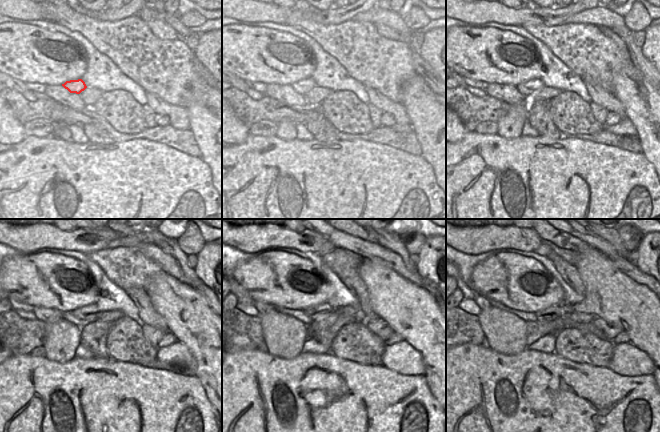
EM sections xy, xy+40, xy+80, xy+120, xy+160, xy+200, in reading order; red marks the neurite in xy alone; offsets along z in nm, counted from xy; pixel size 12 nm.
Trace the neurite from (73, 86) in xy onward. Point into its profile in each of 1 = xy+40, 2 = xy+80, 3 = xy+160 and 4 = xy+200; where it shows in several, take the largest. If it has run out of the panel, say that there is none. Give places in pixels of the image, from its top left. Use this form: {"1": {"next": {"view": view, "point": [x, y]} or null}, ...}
{"1": {"next": {"view": "xy+40", "point": [301, 87]}}, "2": {"next": {"view": "xy+80", "point": [526, 88]}}, "3": {"next": {"view": "xy+160", "point": [319, 312]}}, "4": {"next": {"view": "xy+200", "point": [553, 312]}}}

